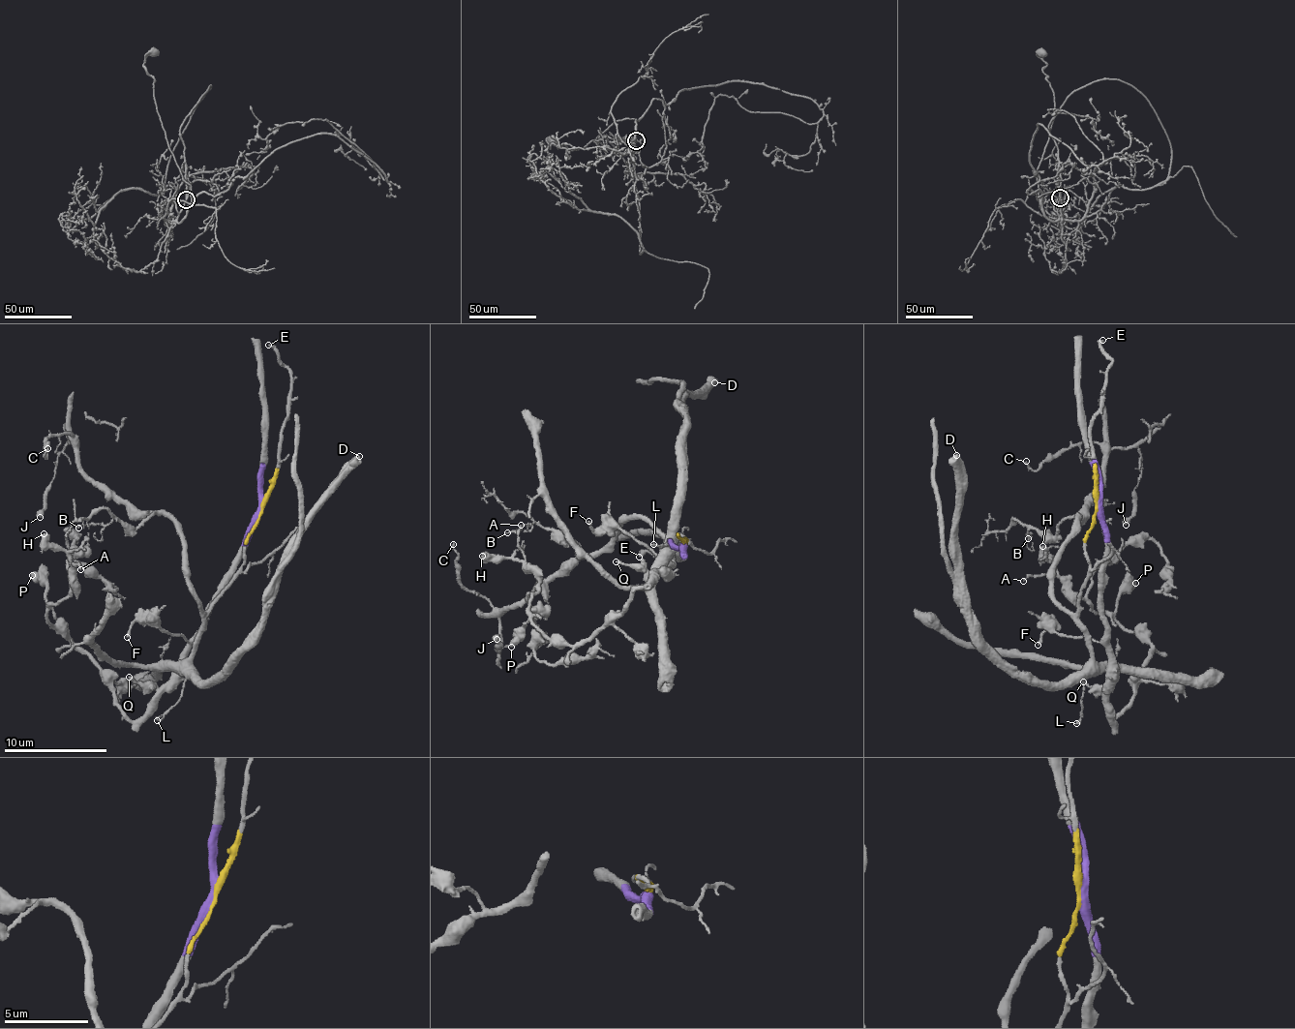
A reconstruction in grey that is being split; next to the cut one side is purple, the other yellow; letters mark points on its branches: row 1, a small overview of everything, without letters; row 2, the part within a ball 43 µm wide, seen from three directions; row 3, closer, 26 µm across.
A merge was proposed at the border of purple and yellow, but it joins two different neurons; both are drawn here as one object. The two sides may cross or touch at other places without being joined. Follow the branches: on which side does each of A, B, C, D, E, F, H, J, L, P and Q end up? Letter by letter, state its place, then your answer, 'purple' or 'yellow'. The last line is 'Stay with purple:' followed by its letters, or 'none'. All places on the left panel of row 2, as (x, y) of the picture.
A: (80, 569) | purple
B: (78, 528) | yellow
C: (47, 448) | yellow
D: (359, 456) | yellow
E: (268, 345) | yellow
F: (127, 637) | purple
H: (44, 533) | purple
J: (40, 517) | yellow
L: (157, 720) | yellow
P: (32, 575) | purple
Q: (129, 677) | purple
Stay with purple: A, F, H, P, Q

